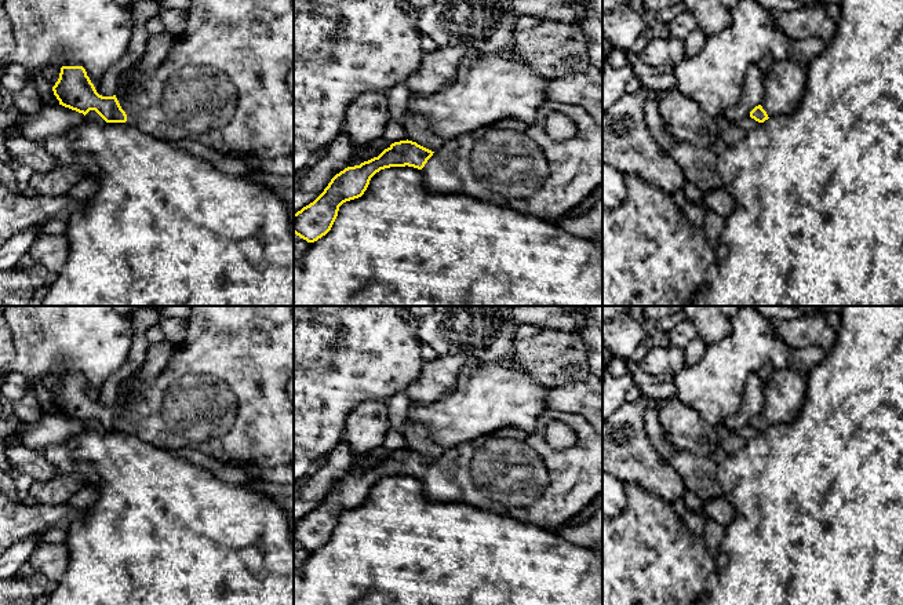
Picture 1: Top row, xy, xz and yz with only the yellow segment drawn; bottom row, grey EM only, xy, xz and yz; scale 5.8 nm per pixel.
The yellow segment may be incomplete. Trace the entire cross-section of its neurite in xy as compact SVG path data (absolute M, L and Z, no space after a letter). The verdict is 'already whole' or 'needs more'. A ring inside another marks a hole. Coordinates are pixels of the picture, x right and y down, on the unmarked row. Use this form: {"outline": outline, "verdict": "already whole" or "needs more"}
{"outline": "M190 306L190 313L186 318L186 329L186 340L175 346L174 354L159 376L136 390L132 396L117 396L117 401L113 405L99 404L97 396L101 390L92 393L83 375L62 375L59 387L52 396L59 413L83 422L84 424L90 419L95 419L106 431L127 430L142 441L167 451L183 448L196 449L221 463L236 463L262 469L294 463L294 401L285 393L285 386L294 375L294 306Z", "verdict": "needs more"}

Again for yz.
{"outline": "M790 367L775 369L764 384L762 408L750 426L764 431L772 424L793 422L804 405L806 373Z", "verdict": "needs more"}

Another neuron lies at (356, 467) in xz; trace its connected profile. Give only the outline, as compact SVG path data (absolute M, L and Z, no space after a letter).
M374 456L367 463L358 463L358 462L354 460L353 464L350 466L347 475L360 474L364 470L368 470L374 466L378 466L383 459L385 458L381 459L381 458Z

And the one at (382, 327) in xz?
M294 306L294 484L303 481L313 463L325 458L339 442L350 412L361 401L389 400L414 383L425 365L418 332L401 317L400 306Z

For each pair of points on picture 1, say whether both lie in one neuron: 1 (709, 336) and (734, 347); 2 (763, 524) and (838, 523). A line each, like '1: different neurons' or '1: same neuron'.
1: different neurons
2: same neuron

